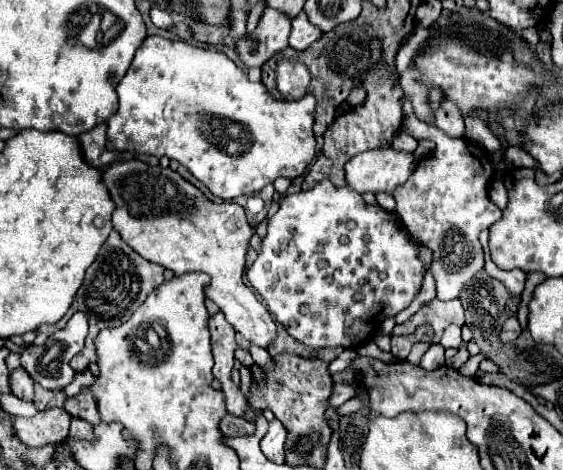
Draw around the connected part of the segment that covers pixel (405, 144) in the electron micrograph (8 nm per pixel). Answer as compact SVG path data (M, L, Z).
M399 131L397 137L393 137L393 147L403 149L403 151L413 151L413 149L417 149L417 139L405 131Z

